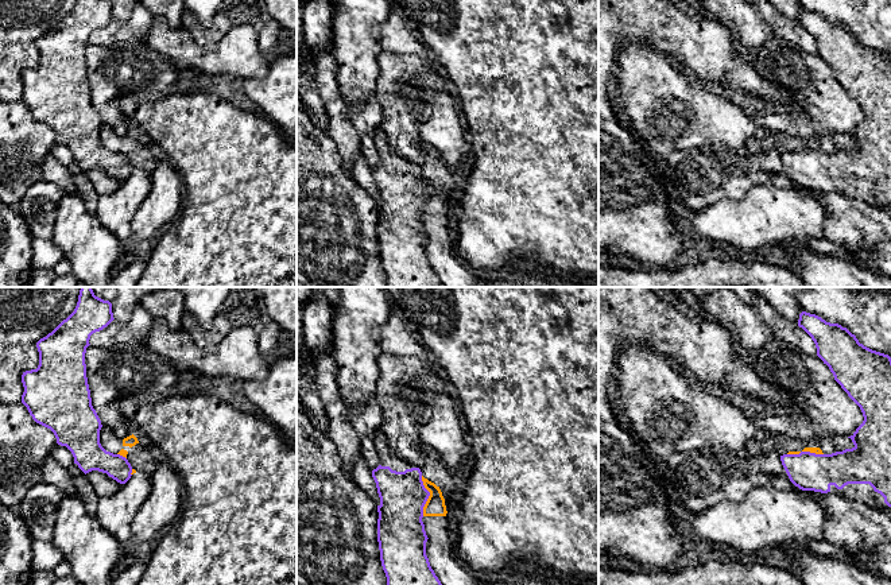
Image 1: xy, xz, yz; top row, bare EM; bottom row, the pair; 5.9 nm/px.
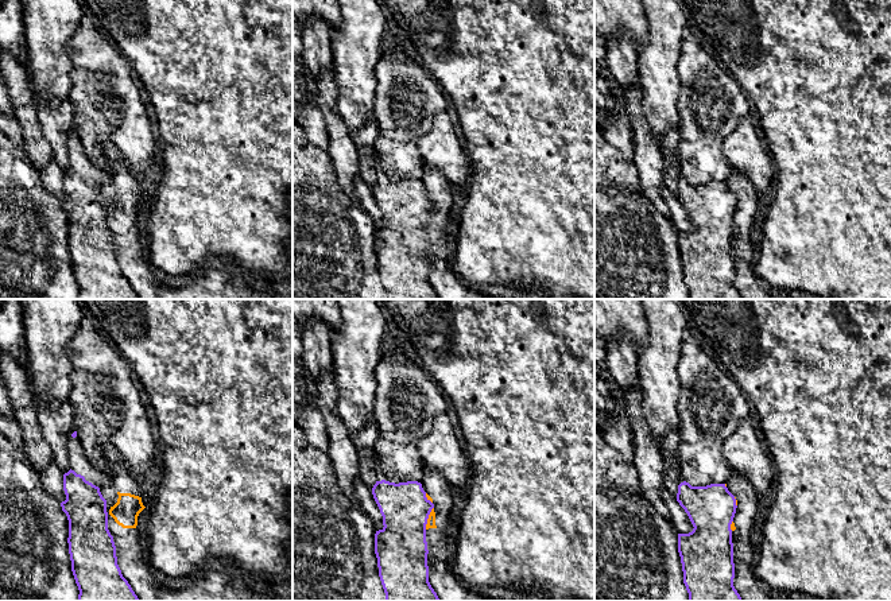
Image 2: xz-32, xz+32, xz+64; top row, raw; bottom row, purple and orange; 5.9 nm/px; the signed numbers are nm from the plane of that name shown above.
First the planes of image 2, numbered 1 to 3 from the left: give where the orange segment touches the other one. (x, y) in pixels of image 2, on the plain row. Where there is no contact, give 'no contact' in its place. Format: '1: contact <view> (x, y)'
1: no contact
2: contact xz+32 (427, 216)
3: contact xz+64 (729, 224)

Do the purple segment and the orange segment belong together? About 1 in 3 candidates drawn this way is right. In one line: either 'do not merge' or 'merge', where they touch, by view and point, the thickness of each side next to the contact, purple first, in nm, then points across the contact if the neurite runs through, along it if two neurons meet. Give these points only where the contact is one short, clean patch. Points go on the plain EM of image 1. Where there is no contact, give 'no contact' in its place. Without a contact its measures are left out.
do not merge; contact xz (429, 193); calibres 280 and 120 nm; border xz (421, 174), (422, 182), (429, 190), (423, 213)

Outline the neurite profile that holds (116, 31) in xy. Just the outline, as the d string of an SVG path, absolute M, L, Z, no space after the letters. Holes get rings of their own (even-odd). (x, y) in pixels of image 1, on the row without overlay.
M139 3L131 12L128 22L113 18L106 26L90 34L92 44L115 46L119 43L140 40L143 42L155 15Z

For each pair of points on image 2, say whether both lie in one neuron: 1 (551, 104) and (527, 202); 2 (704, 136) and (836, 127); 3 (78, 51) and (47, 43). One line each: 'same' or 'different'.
1: same
2: different
3: different

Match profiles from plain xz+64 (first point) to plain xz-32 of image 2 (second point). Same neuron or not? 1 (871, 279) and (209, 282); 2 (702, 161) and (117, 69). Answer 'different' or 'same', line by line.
1: different
2: different

